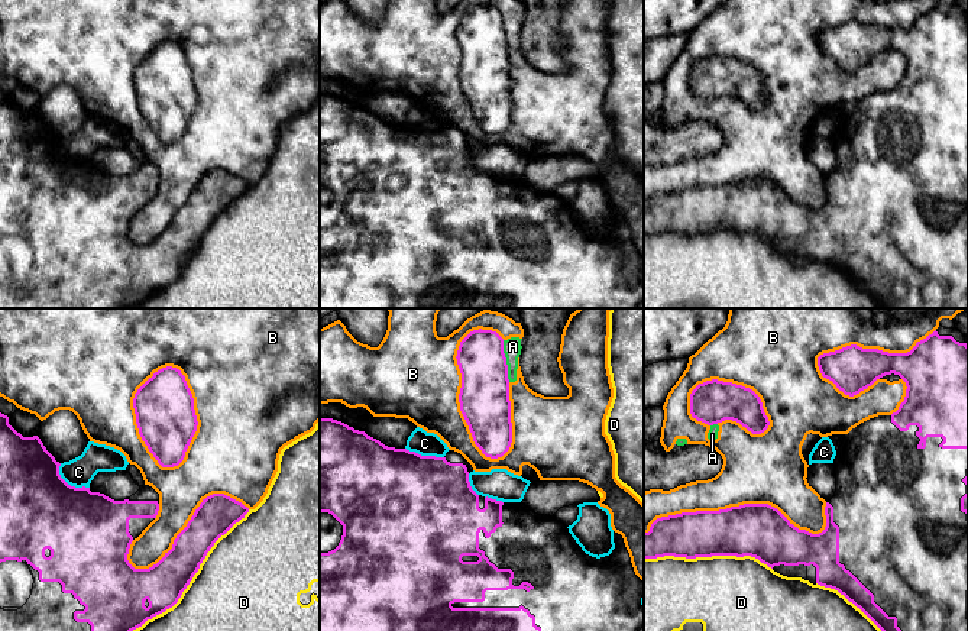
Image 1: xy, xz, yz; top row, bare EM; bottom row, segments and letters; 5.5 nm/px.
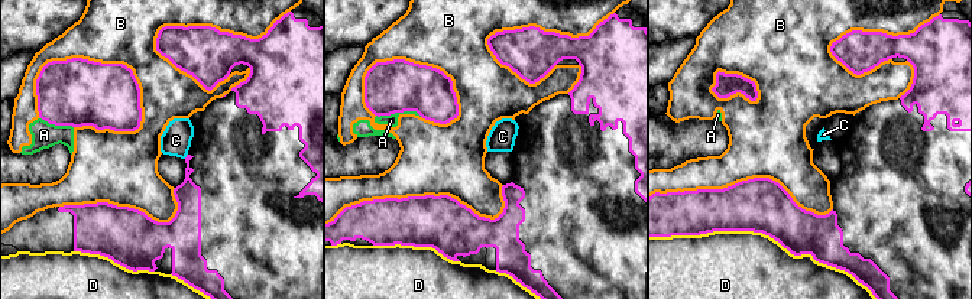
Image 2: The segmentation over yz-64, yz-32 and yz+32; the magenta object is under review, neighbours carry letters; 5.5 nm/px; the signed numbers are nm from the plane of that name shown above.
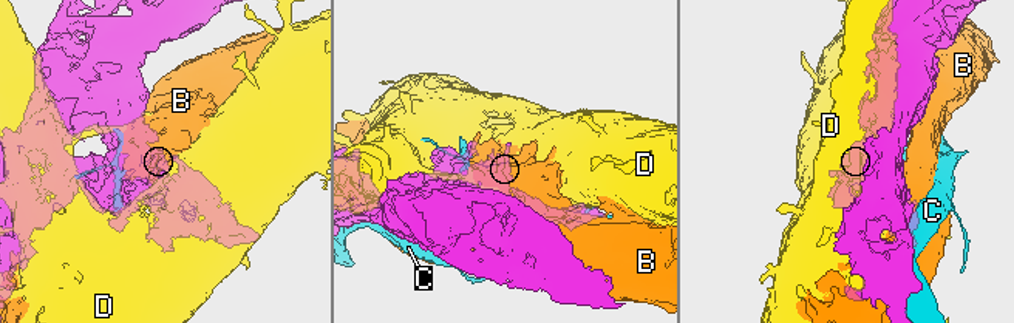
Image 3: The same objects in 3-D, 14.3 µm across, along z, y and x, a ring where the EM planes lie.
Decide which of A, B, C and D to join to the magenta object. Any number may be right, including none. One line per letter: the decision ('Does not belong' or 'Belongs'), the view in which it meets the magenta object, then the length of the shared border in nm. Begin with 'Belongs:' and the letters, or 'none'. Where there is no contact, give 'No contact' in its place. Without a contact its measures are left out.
Belongs: none
A: Does not belong. Touches magenta in xz. Shared border 240 nm
B: Does not belong. Touches magenta in xz. Shared border 750 nm
C: Does not belong. Touches magenta in xy. Shared border 220 nm
D: Does not belong. Touches magenta in xy. Shared border 950 nm

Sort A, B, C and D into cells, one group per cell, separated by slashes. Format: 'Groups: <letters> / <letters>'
Groups: A B / C / D

